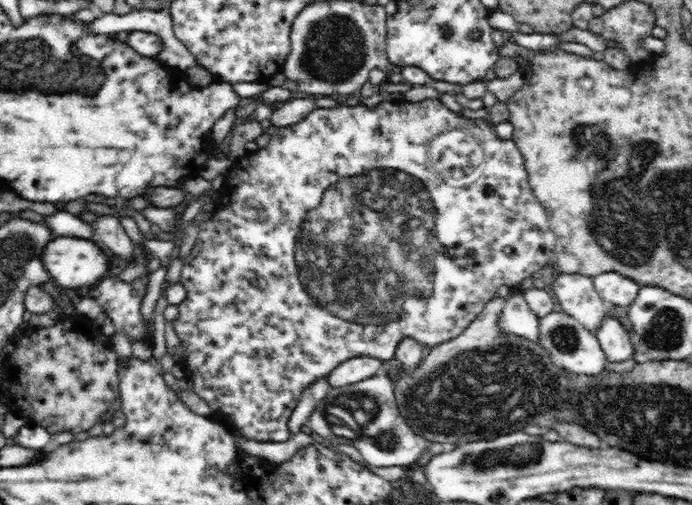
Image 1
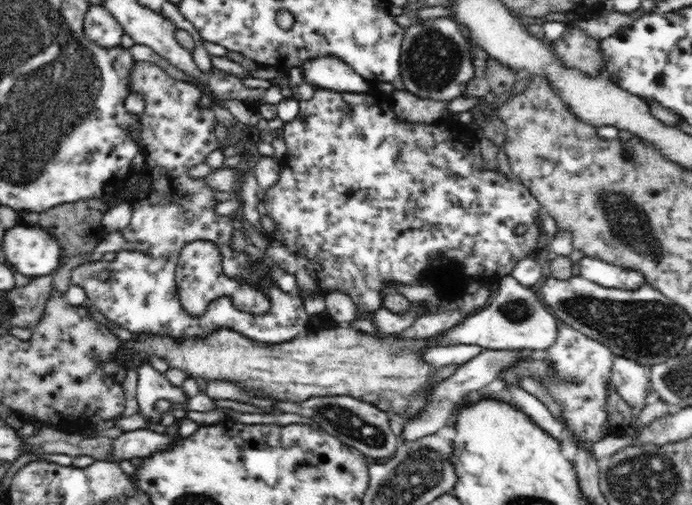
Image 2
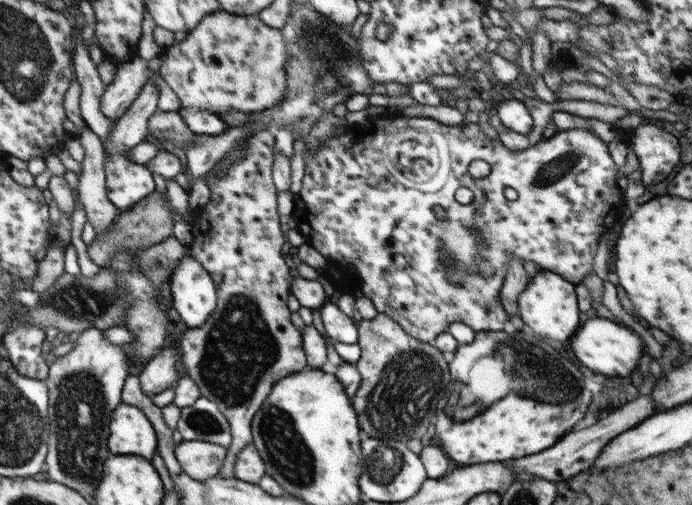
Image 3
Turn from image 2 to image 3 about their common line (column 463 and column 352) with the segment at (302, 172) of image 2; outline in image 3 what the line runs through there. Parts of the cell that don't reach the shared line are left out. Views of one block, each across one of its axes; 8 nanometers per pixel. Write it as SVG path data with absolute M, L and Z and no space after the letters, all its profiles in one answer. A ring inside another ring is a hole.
M404 115L394 118L372 117L364 125L352 126L347 134L340 134L332 140L323 140L313 154L304 151L306 168L300 192L294 194L294 212L292 219L296 221L297 231L305 241L312 245L331 264L344 262L345 268L352 266L360 274L362 295L368 297L378 313L390 316L402 330L424 342L433 345L435 338L444 332L454 322L464 322L475 332L503 331L510 315L504 310L500 300L500 288L505 276L510 256L516 256L522 262L534 262L538 268L555 272L575 285L594 272L594 256L598 250L599 239L609 232L615 221L624 212L624 193L617 184L617 166L611 159L608 146L600 138L586 130L573 129L566 132L554 132L549 138L529 146L524 150L506 149L500 140L492 140L482 132L480 123L459 126L446 126L430 118L409 118ZM475 160L482 160L490 165L491 174L483 178L473 178L468 171ZM514 188L518 193L516 200L507 200L504 190Z

